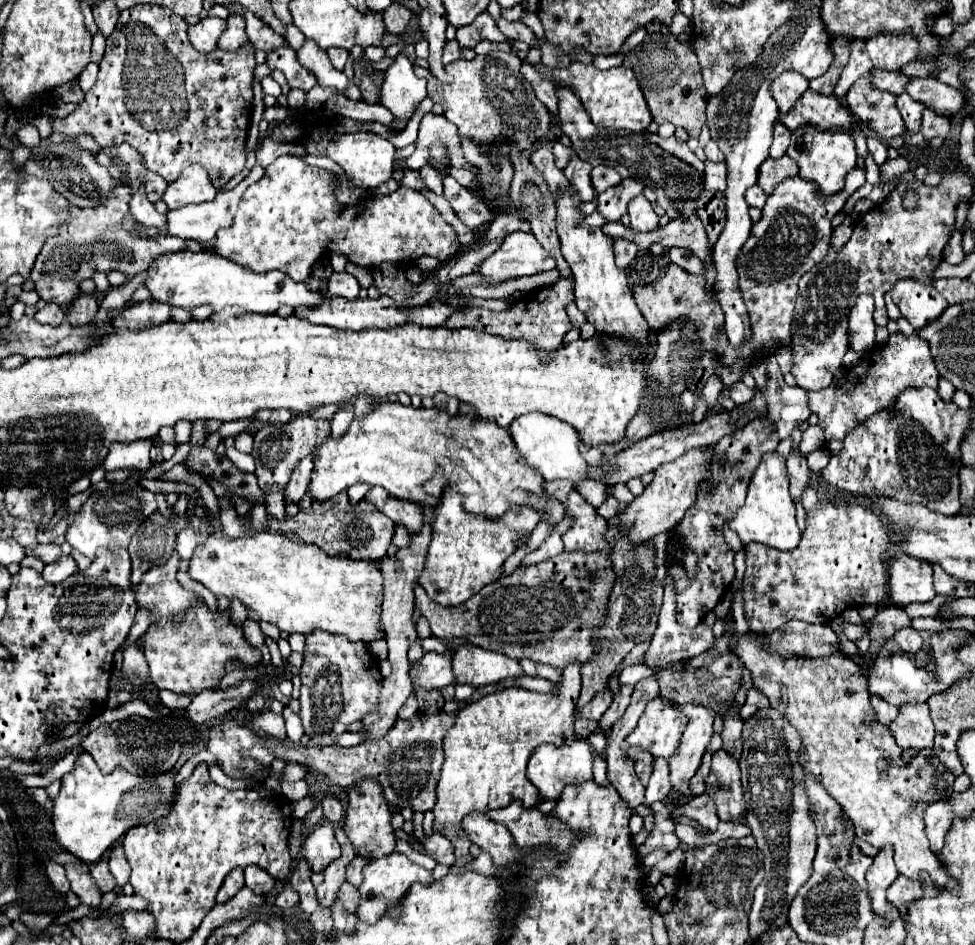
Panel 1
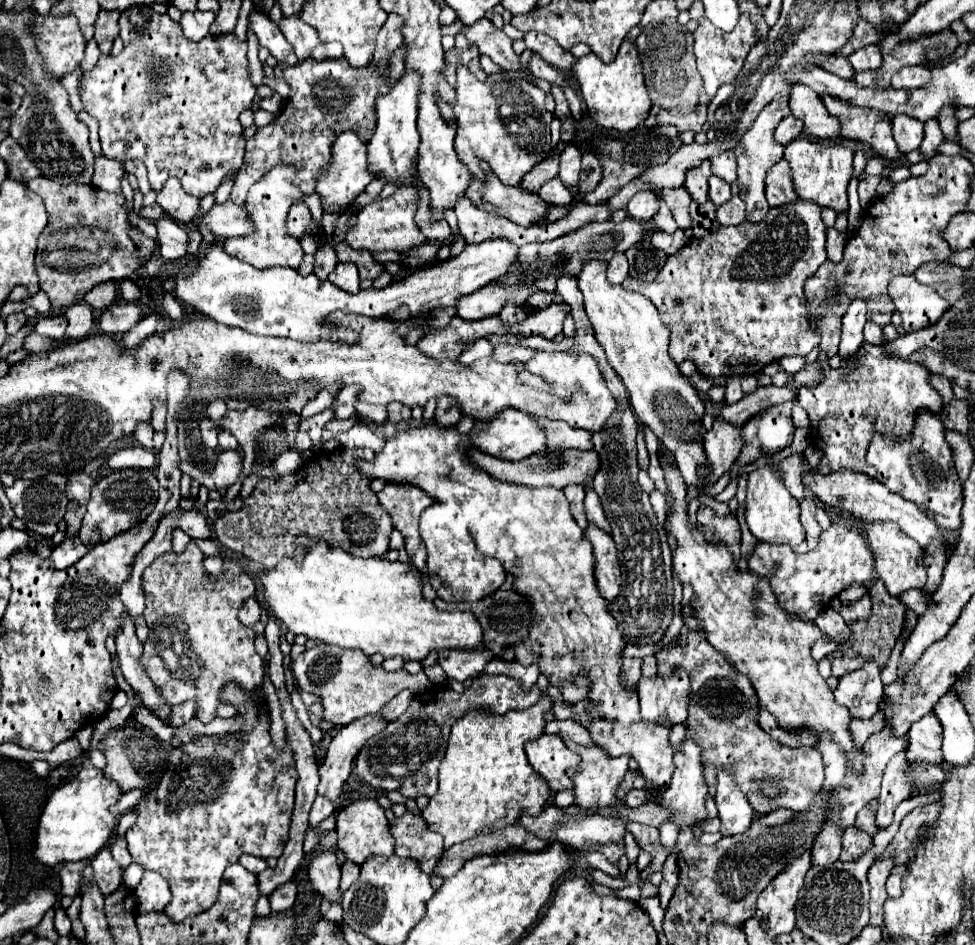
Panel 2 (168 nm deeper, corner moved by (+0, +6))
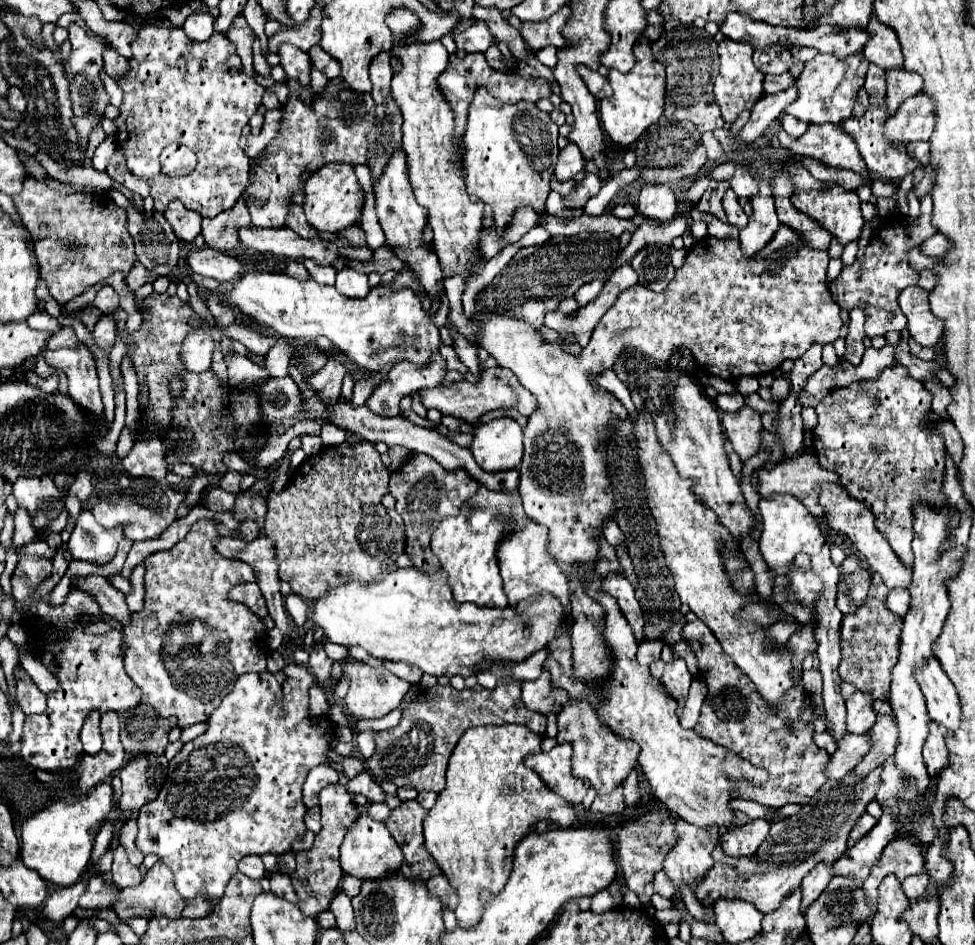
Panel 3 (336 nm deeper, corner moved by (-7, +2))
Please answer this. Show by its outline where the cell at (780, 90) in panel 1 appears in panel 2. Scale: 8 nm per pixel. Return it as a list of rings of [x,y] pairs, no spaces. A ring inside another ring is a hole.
[[[796,84],[790,94],[790,112],[792,116],[804,122],[804,130],[818,138],[836,138],[840,132],[840,122],[832,118],[820,96],[806,88],[806,84]]]

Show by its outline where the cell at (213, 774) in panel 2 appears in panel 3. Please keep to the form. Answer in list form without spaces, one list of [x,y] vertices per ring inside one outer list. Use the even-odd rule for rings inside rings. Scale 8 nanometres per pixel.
[[[289,664],[277,674],[261,672],[239,676],[233,692],[227,694],[221,706],[207,718],[207,732],[187,742],[169,762],[169,776],[157,800],[139,810],[137,848],[143,854],[157,854],[173,870],[175,888],[187,902],[205,890],[209,892],[211,906],[215,906],[229,878],[237,872],[237,862],[243,858],[243,852],[257,852],[257,856],[261,856],[269,850],[277,850],[269,854],[281,856],[285,850],[289,852],[293,840],[299,840],[307,830],[303,824],[307,808],[301,800],[301,788],[313,766],[333,764],[327,758],[327,750],[335,738],[331,718],[309,712],[309,688],[313,682],[311,672],[299,664]]]

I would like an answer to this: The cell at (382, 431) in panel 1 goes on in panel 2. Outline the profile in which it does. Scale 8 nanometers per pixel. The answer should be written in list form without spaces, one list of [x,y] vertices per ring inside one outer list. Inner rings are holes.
[[[430,420],[426,426],[420,428],[408,428],[398,432],[394,438],[386,440],[384,448],[374,454],[374,460],[356,460],[356,468],[368,476],[368,478],[382,478],[388,484],[412,484],[416,488],[422,488],[438,502],[458,502],[466,512],[468,528],[474,536],[476,546],[488,554],[498,558],[504,564],[506,572],[512,572],[516,576],[516,590],[530,596],[532,600],[532,612],[534,612],[534,624],[530,638],[524,644],[516,646],[516,660],[524,666],[536,664],[542,674],[548,676],[552,686],[560,686],[560,680],[568,680],[574,674],[586,674],[592,680],[592,690],[588,694],[588,702],[592,702],[590,714],[592,720],[584,720],[582,726],[590,732],[592,740],[610,752],[610,756],[630,754],[636,762],[642,774],[652,780],[656,786],[668,786],[670,776],[674,772],[672,754],[676,746],[668,744],[668,732],[670,724],[664,720],[660,724],[646,724],[640,720],[638,712],[638,696],[634,688],[624,688],[620,684],[620,668],[622,658],[620,652],[626,646],[622,640],[614,618],[608,612],[606,600],[598,594],[596,582],[594,582],[594,556],[592,546],[588,540],[584,540],[580,526],[572,518],[568,510],[568,500],[562,494],[562,490],[544,486],[544,488],[528,488],[522,484],[508,484],[502,480],[496,480],[492,474],[484,472],[482,468],[474,466],[474,462],[468,456],[468,450],[472,448],[472,438],[478,436],[486,428],[484,420],[476,420],[470,434],[460,434],[456,426],[442,428],[436,420]]]

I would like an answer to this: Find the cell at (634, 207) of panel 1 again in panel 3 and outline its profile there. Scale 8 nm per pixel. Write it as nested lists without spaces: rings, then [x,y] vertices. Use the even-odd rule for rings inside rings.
[[[647,184],[639,194],[639,214],[649,220],[669,222],[677,214],[677,198],[667,184]]]

